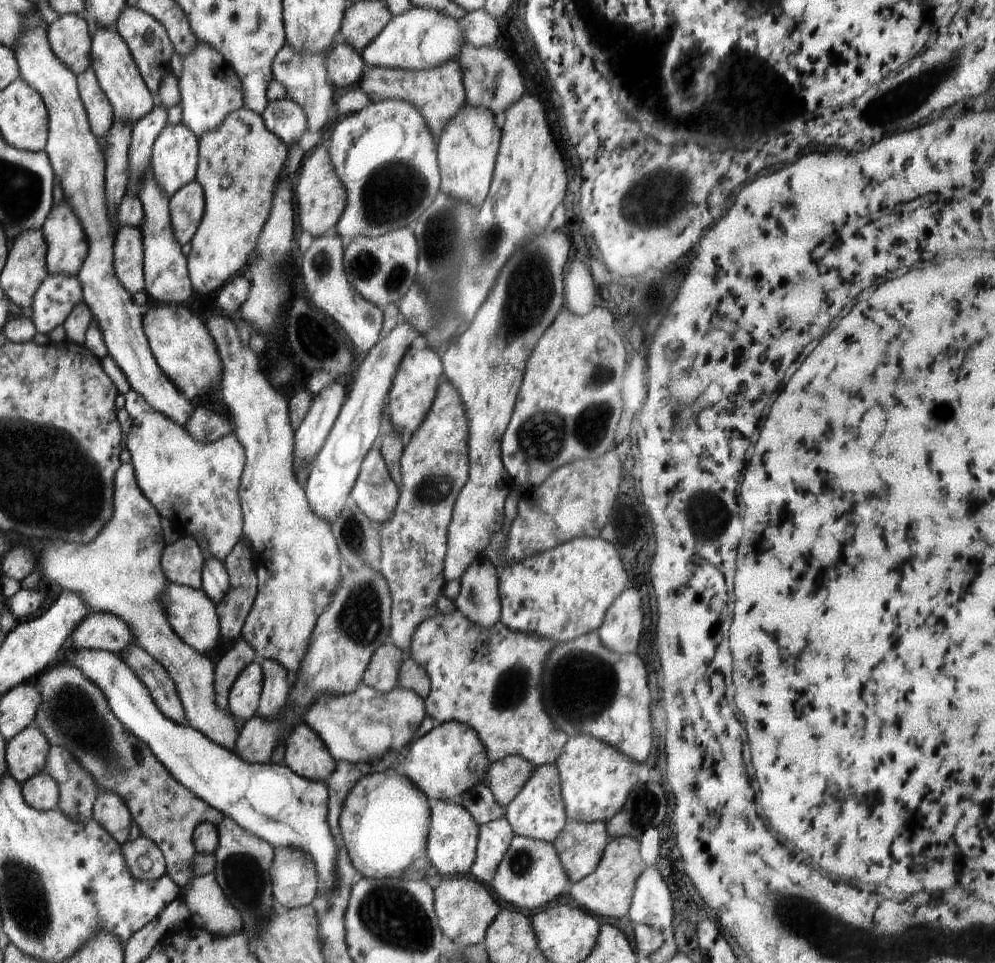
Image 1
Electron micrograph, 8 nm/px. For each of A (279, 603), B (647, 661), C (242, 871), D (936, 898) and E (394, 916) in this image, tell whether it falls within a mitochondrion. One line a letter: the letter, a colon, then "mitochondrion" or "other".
A: other
B: other
C: mitochondrion
D: other
E: mitochondrion

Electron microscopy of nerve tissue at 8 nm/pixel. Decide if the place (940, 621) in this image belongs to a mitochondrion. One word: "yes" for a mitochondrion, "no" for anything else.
no

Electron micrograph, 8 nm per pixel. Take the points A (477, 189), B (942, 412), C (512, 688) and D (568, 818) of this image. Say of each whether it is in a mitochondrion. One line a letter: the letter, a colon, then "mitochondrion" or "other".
A: other
B: other
C: mitochondrion
D: other

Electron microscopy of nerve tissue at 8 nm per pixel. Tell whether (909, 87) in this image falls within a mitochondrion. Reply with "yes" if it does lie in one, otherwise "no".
yes

